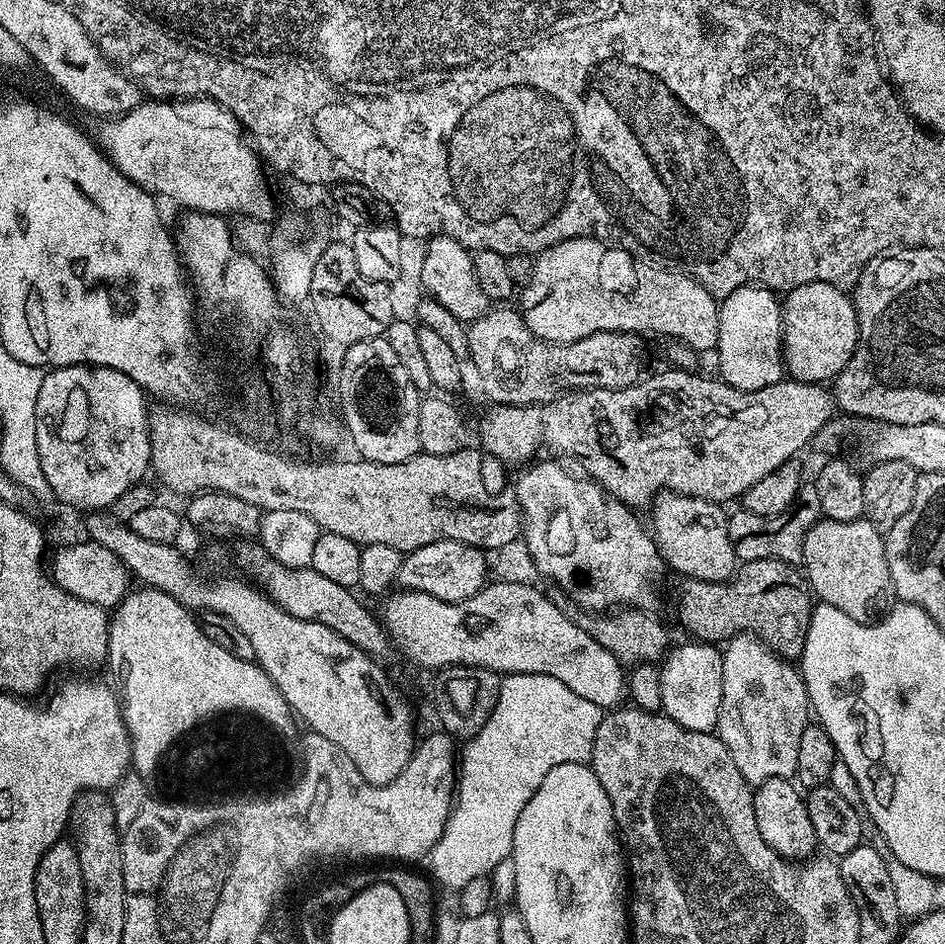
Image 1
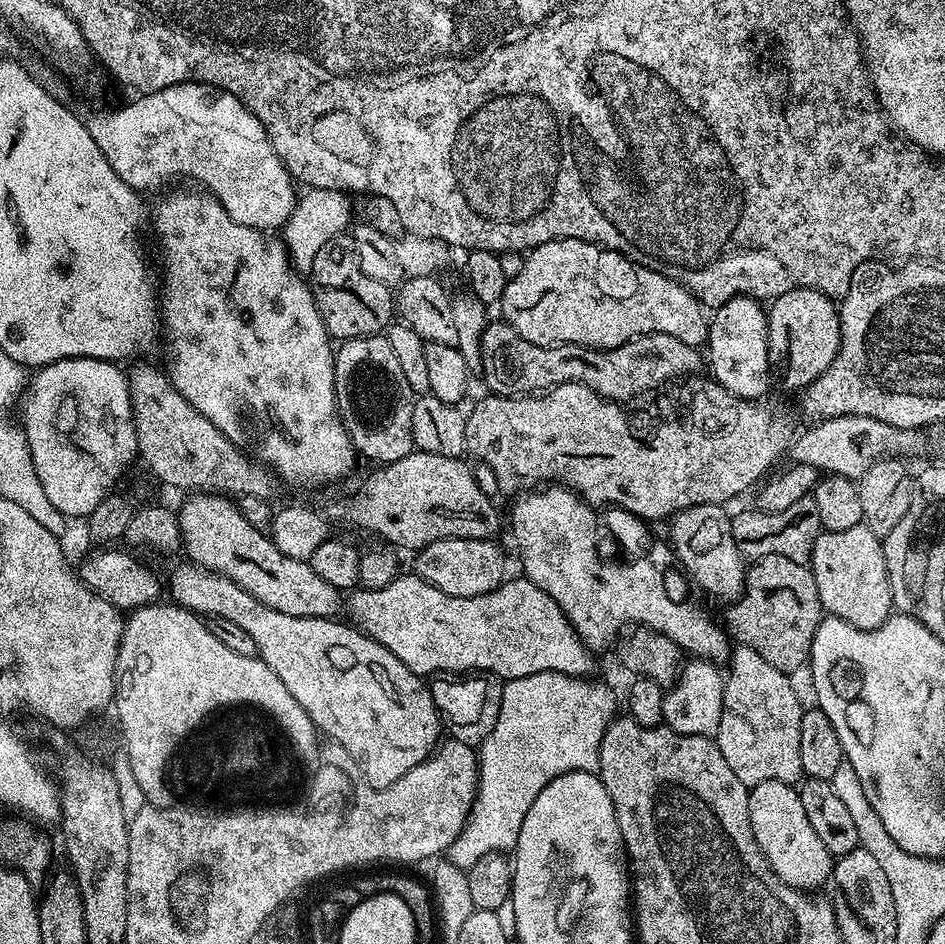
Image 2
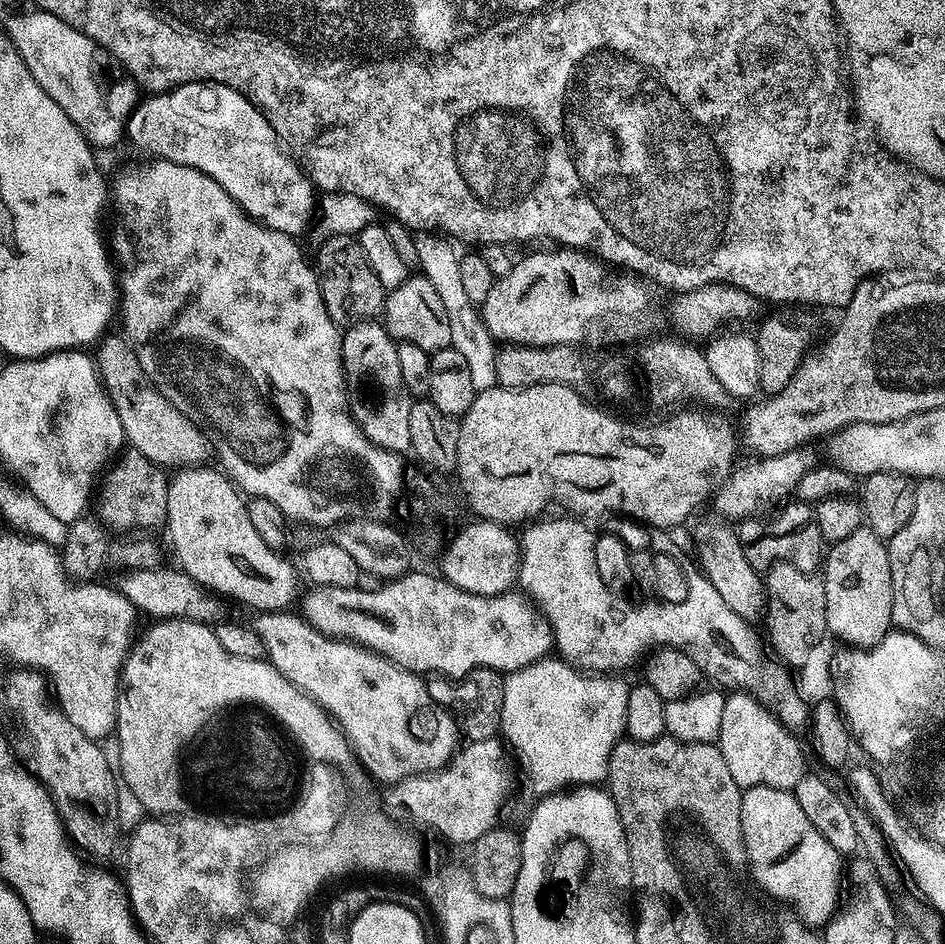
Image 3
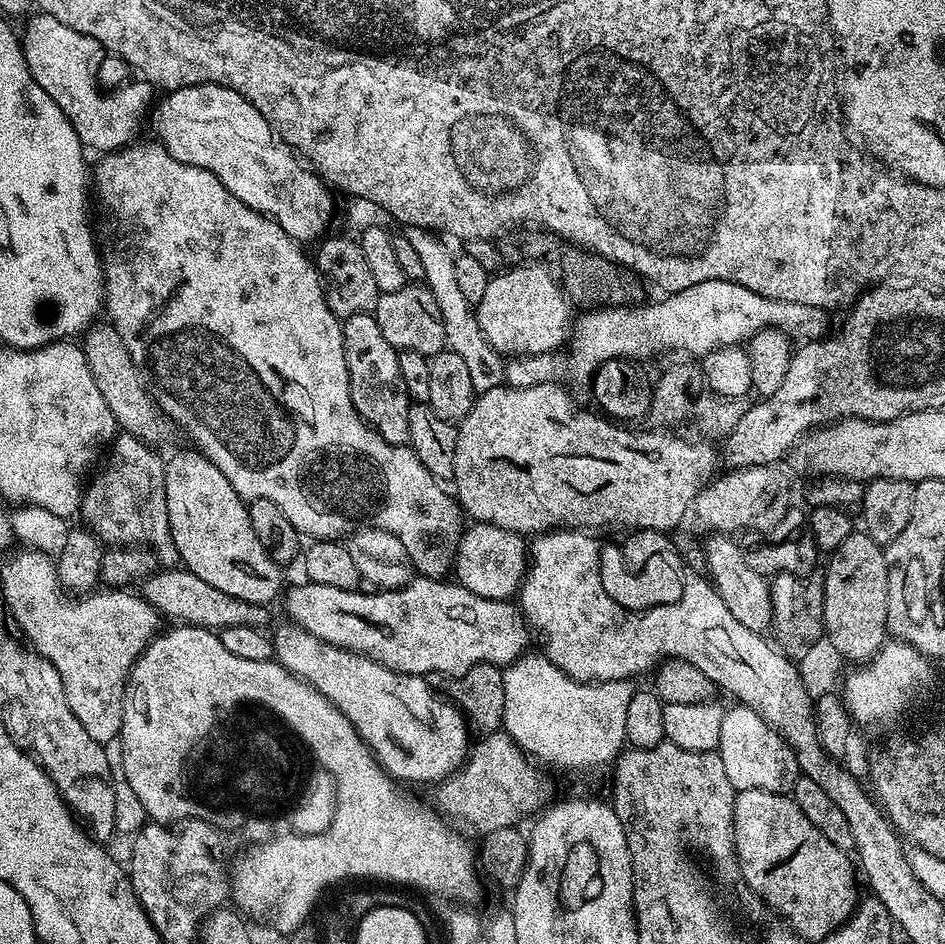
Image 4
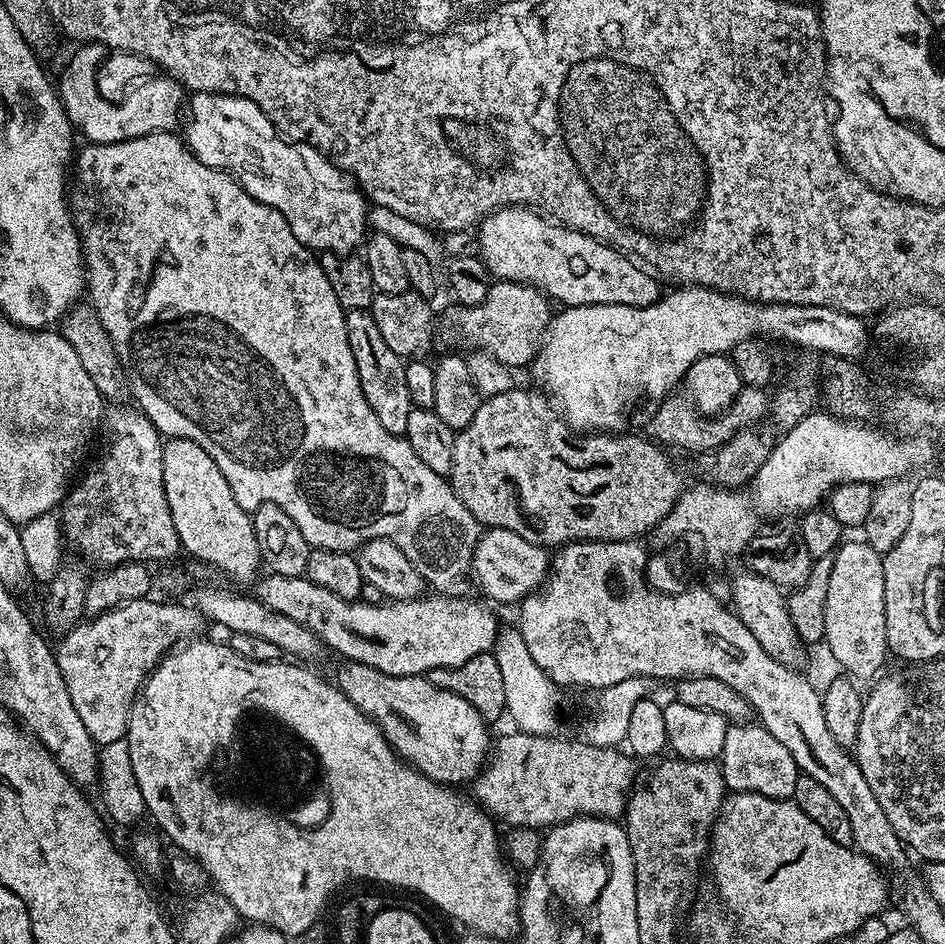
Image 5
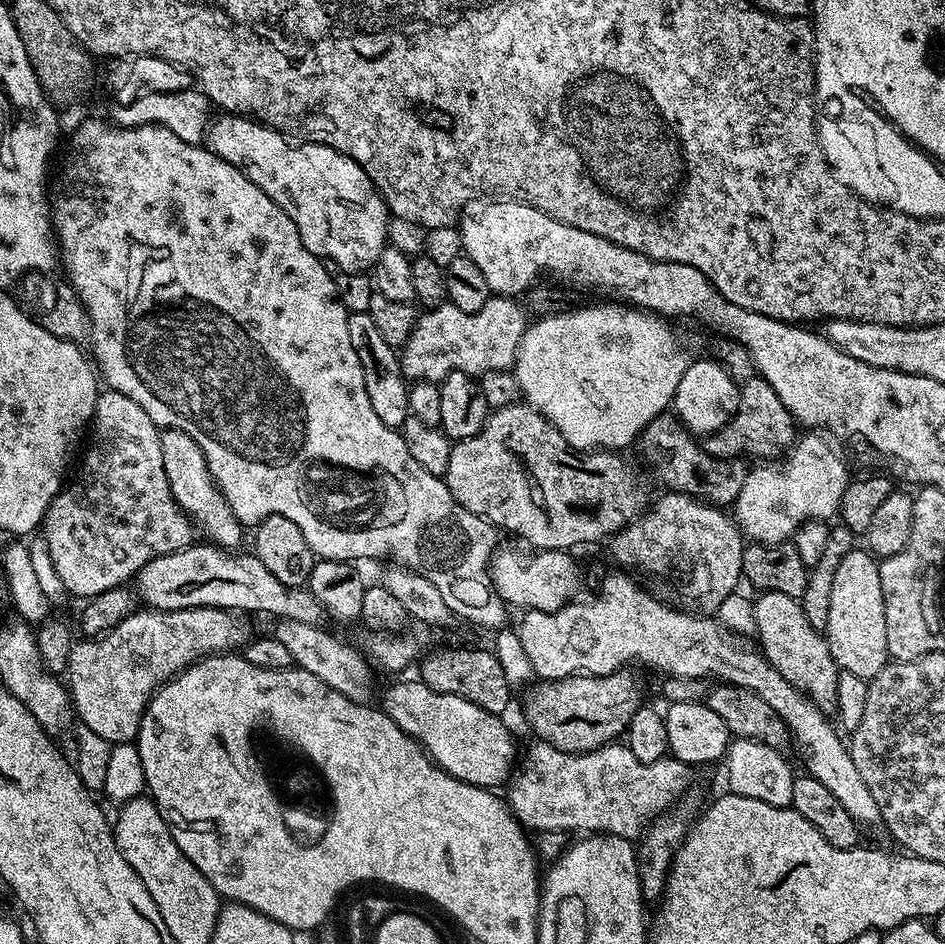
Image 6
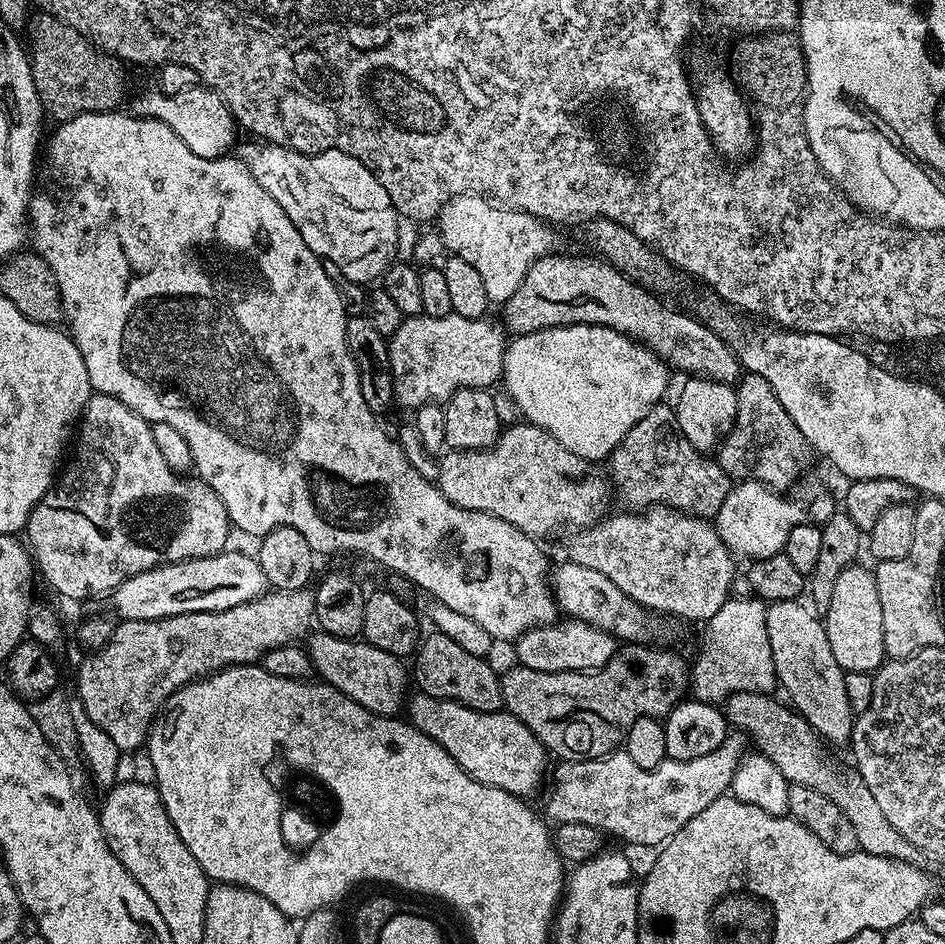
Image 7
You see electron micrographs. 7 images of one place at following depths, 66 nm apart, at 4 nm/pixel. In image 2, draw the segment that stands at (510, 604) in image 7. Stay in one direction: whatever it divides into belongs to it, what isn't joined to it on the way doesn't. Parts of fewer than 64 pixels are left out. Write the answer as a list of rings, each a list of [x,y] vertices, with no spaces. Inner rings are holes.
[[[180,188],[177,192],[172,192],[169,196],[164,196],[156,204],[156,209],[150,212],[150,228],[156,231],[156,240],[160,243],[160,256],[164,259],[164,288],[162,284],[162,336],[168,339],[168,368],[166,367],[166,375],[169,382],[174,386],[174,390],[178,390],[178,394],[182,394],[182,398],[186,398],[186,402],[190,402],[190,406],[194,406],[194,410],[198,410],[198,414],[202,414],[206,418],[210,418],[210,422],[214,422],[214,426],[218,426],[218,430],[222,430],[222,434],[226,434],[226,438],[230,438],[230,442],[234,442],[234,446],[238,446],[241,452],[248,453],[253,460],[267,466],[274,473],[277,481],[289,484],[292,488],[312,488],[324,486],[324,476],[328,476],[328,464],[336,464],[336,468],[348,468],[348,456],[358,456],[355,448],[352,447],[352,440],[348,437],[348,431],[344,429],[344,420],[336,410],[336,391],[334,390],[334,366],[336,358],[334,355],[334,341],[329,336],[326,326],[322,322],[322,314],[318,314],[318,306],[312,297],[311,287],[306,283],[305,277],[293,268],[292,261],[289,259],[288,249],[279,239],[271,240],[271,235],[265,234],[259,228],[251,228],[250,226],[242,226],[238,222],[234,222],[234,218],[230,218],[230,214],[226,214],[215,196],[204,190],[195,190],[191,192],[188,188]]]

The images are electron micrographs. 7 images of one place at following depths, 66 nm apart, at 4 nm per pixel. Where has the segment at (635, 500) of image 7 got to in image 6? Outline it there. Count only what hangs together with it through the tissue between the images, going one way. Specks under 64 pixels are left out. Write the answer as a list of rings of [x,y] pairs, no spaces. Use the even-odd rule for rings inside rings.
[[[672,414],[654,418],[654,422],[645,426],[638,437],[639,448],[645,462],[652,467],[653,474],[665,484],[665,489],[695,496],[705,504],[735,505],[738,494],[742,494],[742,482],[746,482],[750,471],[749,465],[743,464],[743,459],[719,460],[710,455]]]

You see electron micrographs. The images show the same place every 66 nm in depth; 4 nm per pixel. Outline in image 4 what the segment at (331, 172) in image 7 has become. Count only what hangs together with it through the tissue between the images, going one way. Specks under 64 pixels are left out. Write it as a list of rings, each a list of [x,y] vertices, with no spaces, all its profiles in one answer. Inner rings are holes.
[[[191,84],[169,91],[167,96],[168,100],[151,109],[150,118],[156,123],[155,139],[171,156],[210,170],[238,202],[246,202],[255,212],[278,222],[297,242],[317,239],[316,216],[328,208],[329,189],[293,149],[278,139],[264,115],[245,96],[221,84]]]

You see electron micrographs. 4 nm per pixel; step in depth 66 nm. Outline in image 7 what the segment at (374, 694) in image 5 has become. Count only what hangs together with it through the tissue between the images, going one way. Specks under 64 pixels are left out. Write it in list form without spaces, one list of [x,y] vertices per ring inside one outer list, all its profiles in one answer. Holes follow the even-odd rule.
[[[423,694],[414,696],[406,704],[407,719],[422,730],[422,734],[434,738],[470,778],[521,798],[532,798],[540,787],[545,787],[550,772],[550,753],[517,716],[511,716],[506,710],[475,712],[458,702]]]

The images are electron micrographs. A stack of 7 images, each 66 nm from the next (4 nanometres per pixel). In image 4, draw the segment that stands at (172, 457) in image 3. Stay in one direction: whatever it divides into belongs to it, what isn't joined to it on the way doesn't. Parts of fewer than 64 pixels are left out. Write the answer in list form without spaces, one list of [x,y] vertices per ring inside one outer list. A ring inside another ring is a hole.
[[[96,322],[83,333],[82,347],[84,357],[90,366],[90,374],[94,374],[94,383],[110,406],[110,414],[114,414],[117,425],[123,431],[137,436],[146,444],[161,446],[174,433],[174,425],[156,404],[156,400],[142,375],[136,367],[134,358],[130,358],[130,350],[126,350],[126,342],[122,342],[122,334],[110,322]]]

